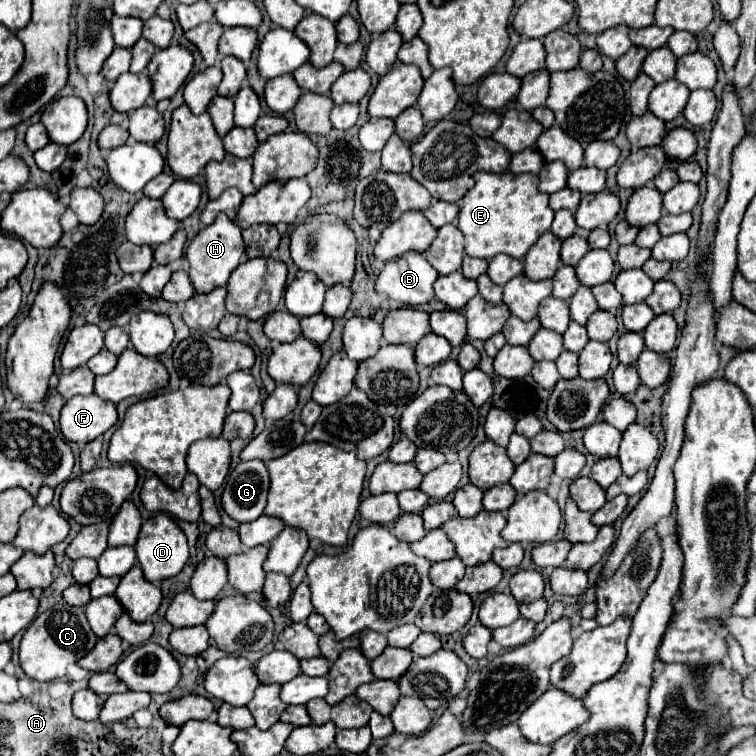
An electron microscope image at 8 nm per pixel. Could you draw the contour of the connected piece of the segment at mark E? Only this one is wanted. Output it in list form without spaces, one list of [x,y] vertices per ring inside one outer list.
[[[477,172],[475,186],[461,198],[457,228],[465,236],[465,252],[471,258],[491,260],[497,254],[523,258],[537,238],[551,228],[553,210],[549,208],[549,194],[537,190],[539,178],[535,174],[493,174]]]

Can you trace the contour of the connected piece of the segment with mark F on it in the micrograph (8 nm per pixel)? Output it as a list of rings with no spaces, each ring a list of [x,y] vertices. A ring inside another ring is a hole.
[[[95,394],[75,396],[61,410],[61,432],[65,440],[77,444],[87,444],[103,436],[115,422],[115,404]]]

